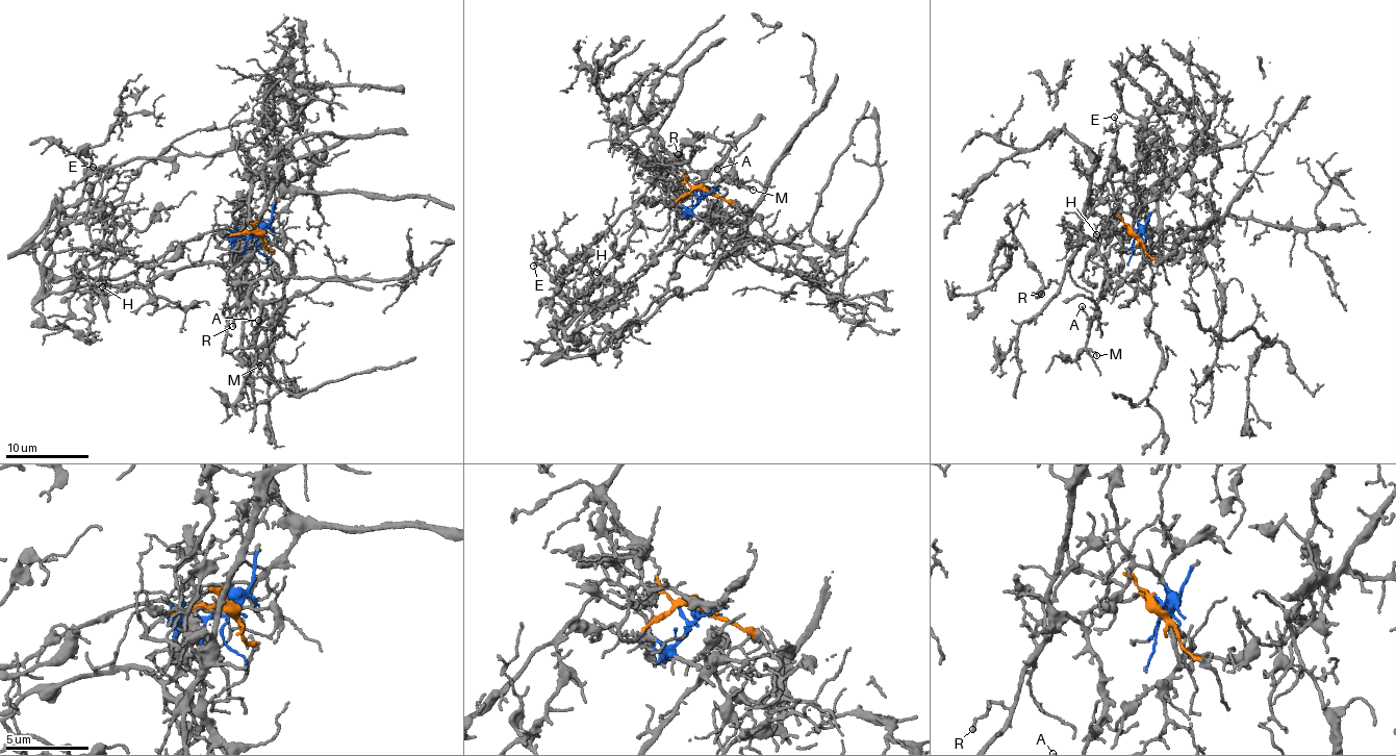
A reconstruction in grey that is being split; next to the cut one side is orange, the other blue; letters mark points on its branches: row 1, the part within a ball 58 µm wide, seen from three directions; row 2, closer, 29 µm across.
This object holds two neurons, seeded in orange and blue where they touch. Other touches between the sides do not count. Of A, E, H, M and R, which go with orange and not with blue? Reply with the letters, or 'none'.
A, M, R

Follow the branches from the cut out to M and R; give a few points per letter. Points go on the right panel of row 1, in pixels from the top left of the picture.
M: (1136, 233), (1123, 225), (1124, 227), (1098, 234), (1097, 248), (1105, 259), (1107, 282), (1087, 343), (1096, 356)
R: (1136, 233), (1123, 225), (1124, 227), (1087, 242), (1067, 266), (1061, 280), (1050, 283), (1041, 294)

